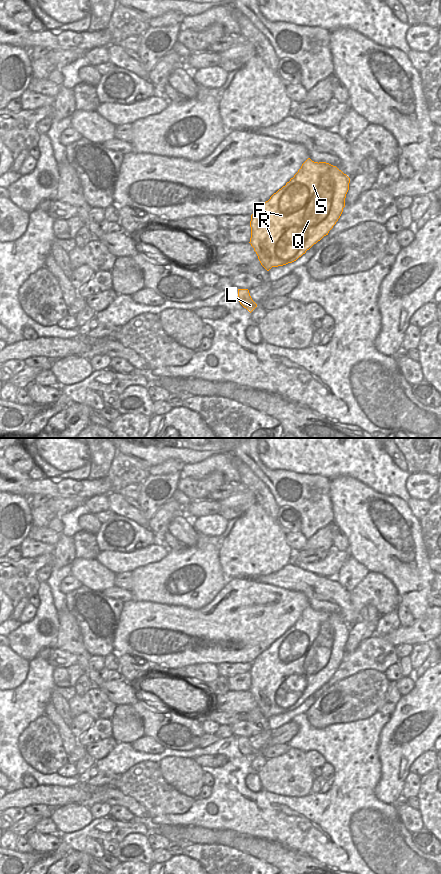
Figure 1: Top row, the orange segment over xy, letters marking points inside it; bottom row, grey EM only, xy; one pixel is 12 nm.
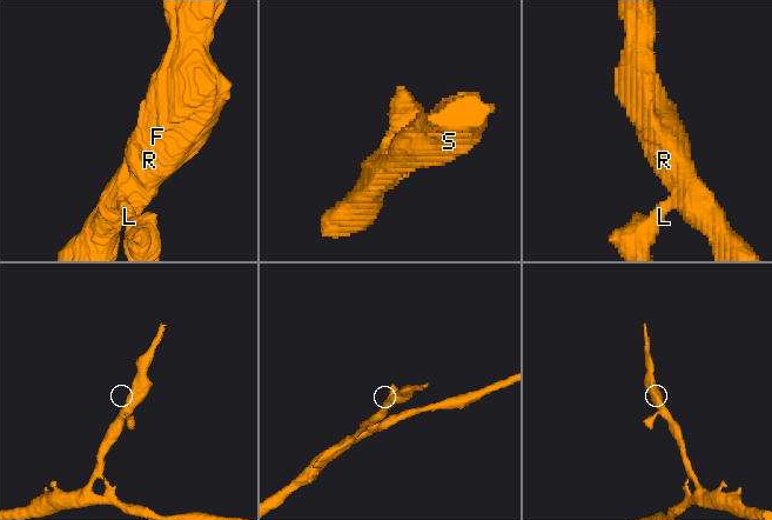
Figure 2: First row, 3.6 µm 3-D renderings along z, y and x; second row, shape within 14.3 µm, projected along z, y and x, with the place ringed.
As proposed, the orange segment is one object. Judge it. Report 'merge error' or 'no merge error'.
no merge error

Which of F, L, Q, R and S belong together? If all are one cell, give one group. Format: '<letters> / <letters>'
F L Q R S

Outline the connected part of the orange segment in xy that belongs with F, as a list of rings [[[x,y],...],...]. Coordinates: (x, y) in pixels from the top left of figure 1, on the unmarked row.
[[[308,606],[294,625],[251,663],[249,691],[254,696],[261,713],[269,719],[272,715],[292,711],[328,683],[343,660],[349,631],[350,626],[336,614],[326,610],[314,610]]]

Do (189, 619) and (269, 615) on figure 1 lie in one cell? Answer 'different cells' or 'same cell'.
same cell

